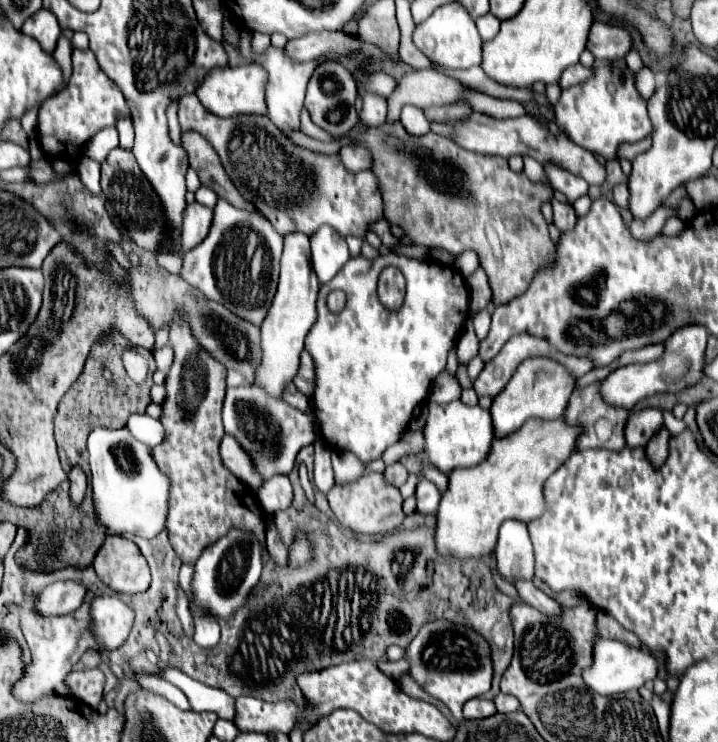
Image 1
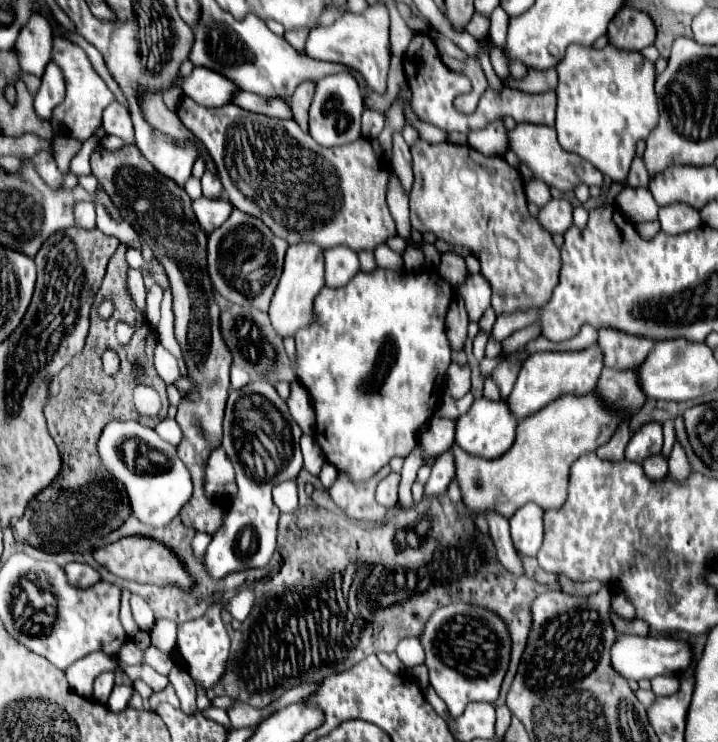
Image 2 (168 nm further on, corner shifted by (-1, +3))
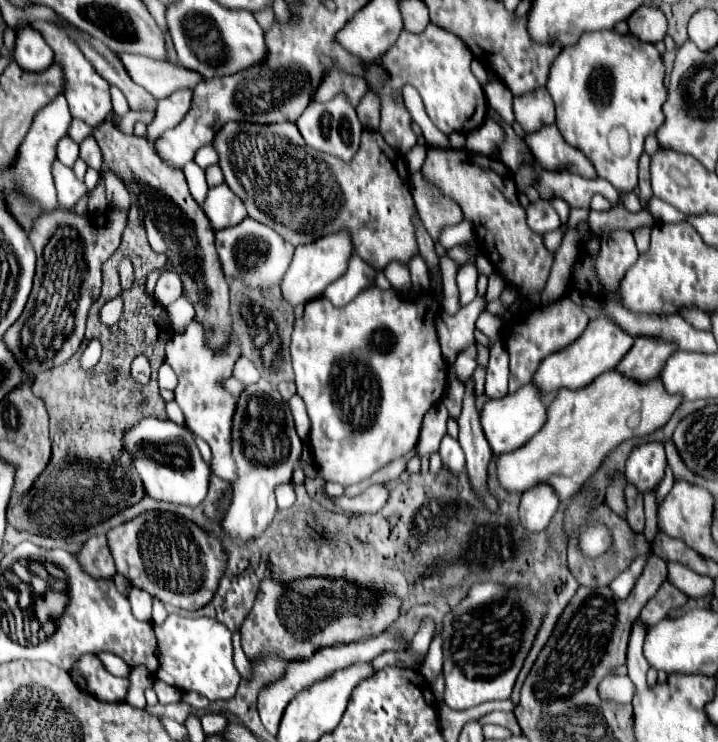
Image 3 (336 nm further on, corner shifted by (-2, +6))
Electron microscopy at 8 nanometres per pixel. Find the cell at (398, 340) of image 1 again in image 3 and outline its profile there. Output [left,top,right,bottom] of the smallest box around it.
[290,286,446,488]

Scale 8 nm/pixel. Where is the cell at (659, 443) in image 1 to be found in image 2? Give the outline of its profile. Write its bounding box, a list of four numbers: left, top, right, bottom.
[643,453,667,481]

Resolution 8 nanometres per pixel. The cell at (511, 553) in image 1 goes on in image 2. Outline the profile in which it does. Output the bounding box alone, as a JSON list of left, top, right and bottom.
[511,503,543,557]

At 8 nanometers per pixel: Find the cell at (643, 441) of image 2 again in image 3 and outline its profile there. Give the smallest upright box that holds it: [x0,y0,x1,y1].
[626,442,666,494]

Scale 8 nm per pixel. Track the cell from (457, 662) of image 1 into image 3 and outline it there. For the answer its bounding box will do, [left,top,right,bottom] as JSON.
[442,582,548,710]

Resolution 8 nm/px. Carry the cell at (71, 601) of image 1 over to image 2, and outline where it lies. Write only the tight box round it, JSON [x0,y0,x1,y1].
[63,563,101,589]

